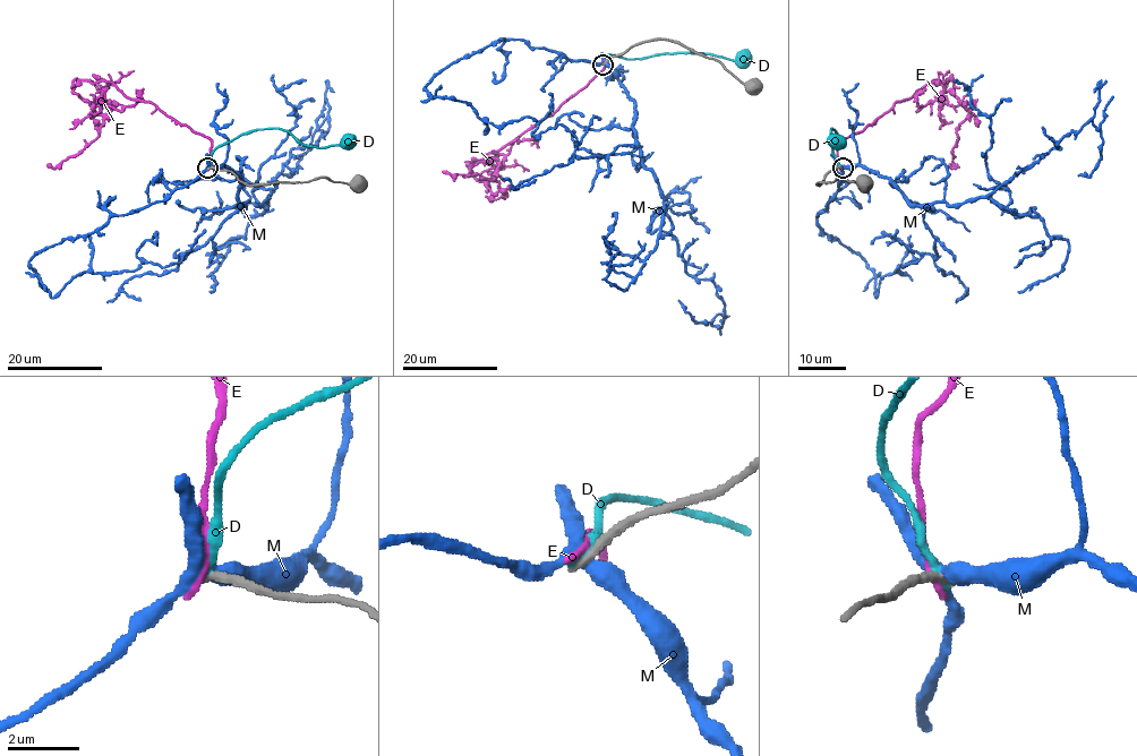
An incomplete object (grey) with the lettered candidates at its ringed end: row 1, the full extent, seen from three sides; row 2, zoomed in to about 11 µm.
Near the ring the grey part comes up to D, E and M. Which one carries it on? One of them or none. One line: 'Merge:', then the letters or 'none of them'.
Merge: none of them

